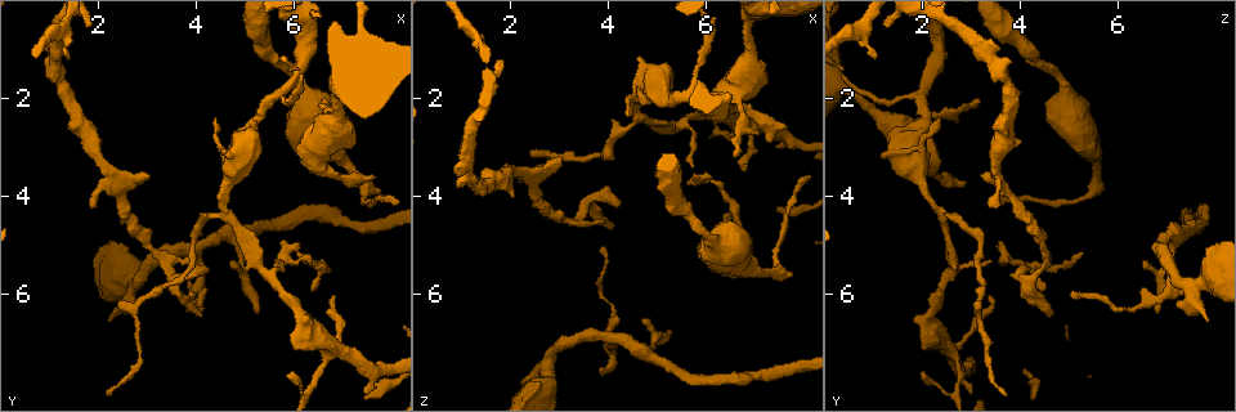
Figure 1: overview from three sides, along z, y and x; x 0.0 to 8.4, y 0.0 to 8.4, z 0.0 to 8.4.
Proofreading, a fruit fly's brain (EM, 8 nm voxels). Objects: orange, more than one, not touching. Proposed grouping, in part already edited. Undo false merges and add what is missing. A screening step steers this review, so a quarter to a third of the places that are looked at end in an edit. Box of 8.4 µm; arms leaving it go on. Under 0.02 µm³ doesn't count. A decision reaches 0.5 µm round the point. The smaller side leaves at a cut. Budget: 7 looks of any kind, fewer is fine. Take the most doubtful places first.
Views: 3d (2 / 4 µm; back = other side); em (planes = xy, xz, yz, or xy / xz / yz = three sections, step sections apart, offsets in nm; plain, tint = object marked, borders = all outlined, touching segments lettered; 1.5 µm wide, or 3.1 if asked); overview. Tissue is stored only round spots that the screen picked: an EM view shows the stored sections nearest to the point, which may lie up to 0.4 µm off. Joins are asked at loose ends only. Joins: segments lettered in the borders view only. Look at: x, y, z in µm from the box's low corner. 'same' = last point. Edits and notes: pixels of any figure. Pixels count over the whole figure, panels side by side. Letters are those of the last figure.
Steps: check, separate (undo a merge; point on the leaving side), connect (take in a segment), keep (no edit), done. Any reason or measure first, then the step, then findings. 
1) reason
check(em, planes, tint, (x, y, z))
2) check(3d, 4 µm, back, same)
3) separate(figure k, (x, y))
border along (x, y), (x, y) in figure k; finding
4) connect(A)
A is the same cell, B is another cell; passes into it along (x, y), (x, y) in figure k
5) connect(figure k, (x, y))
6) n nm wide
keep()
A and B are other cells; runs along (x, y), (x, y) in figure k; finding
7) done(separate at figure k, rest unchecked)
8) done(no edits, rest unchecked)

branch stops here
check(em, xz, step 4, plain, (7.20, 3.70, 2.80))

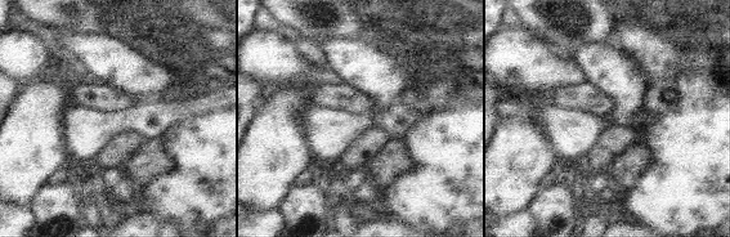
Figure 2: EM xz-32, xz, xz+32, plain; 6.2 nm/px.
see the neighbours
check(em, xz, step 4, borders, same)

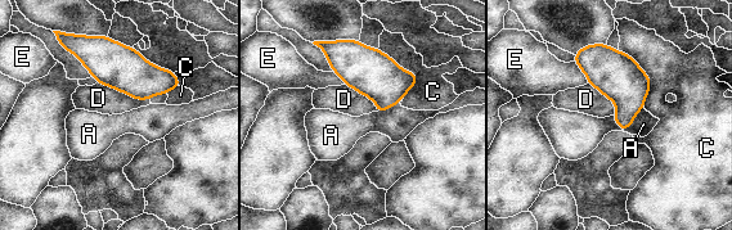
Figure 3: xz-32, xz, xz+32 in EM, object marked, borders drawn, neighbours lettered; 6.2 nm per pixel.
keep()
A, C, D and E are other cells; border along (643, 107), (624, 131) in figure 3; no lettered segment goes on from it

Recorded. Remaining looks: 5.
check(3d, 4 µm, (6.85, 6.00, 3.45))

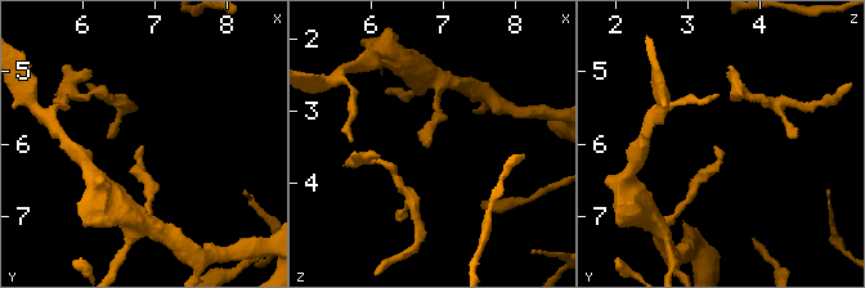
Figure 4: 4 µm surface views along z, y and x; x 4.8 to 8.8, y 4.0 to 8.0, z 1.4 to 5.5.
check(em, planes, borders, (6.85, 6.05, 3.40))

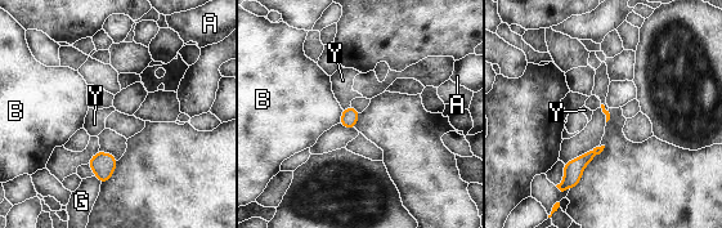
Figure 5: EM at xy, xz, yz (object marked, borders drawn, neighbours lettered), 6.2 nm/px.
keep()
A, B, G and Y are other cells; border along (350, 106), (342, 110) in figure 5; no lettered segment goes on from it

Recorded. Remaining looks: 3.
arms part here
check(em, xy, step 4, tint, (4.70, 4.75, 7.15))

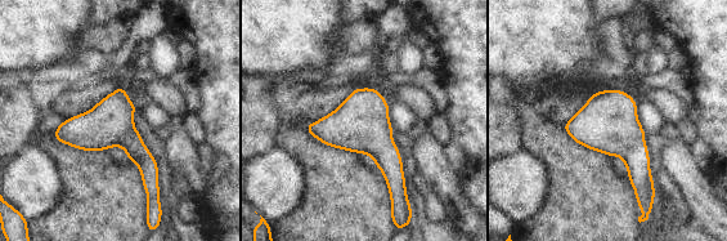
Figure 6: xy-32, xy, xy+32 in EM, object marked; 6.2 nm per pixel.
another direction
check(em, planes, borders, same)

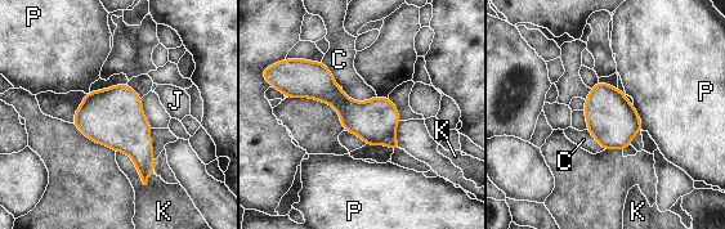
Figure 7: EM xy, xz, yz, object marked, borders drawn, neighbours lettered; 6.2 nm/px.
keep()
C, J, K and P are other cells; one neuron here

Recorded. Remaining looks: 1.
done(no edits, rest unchecked)

